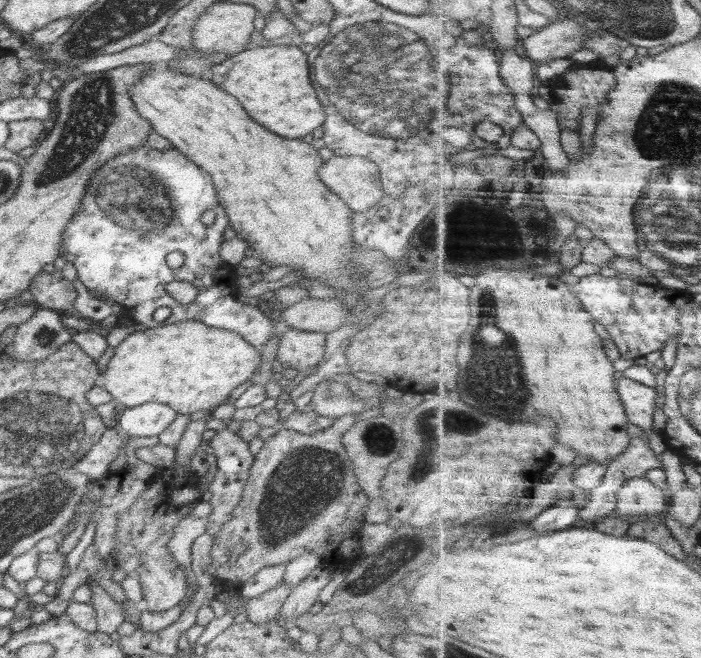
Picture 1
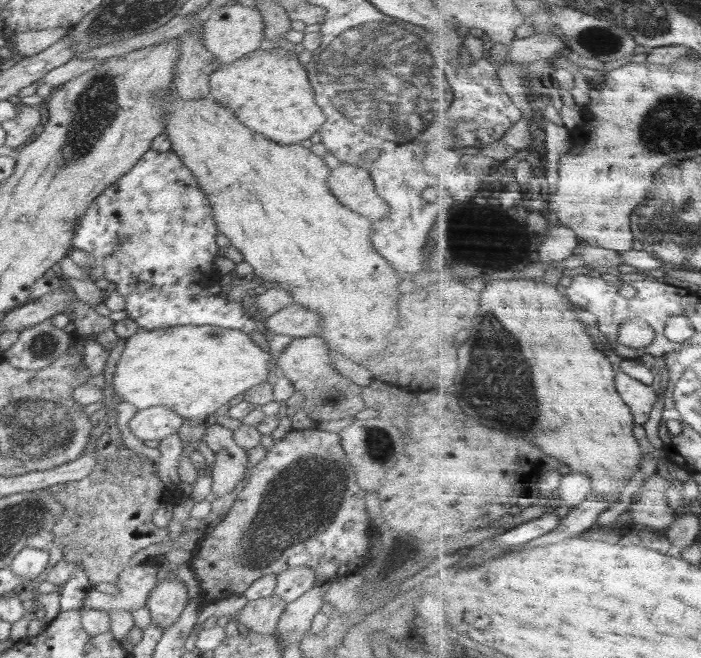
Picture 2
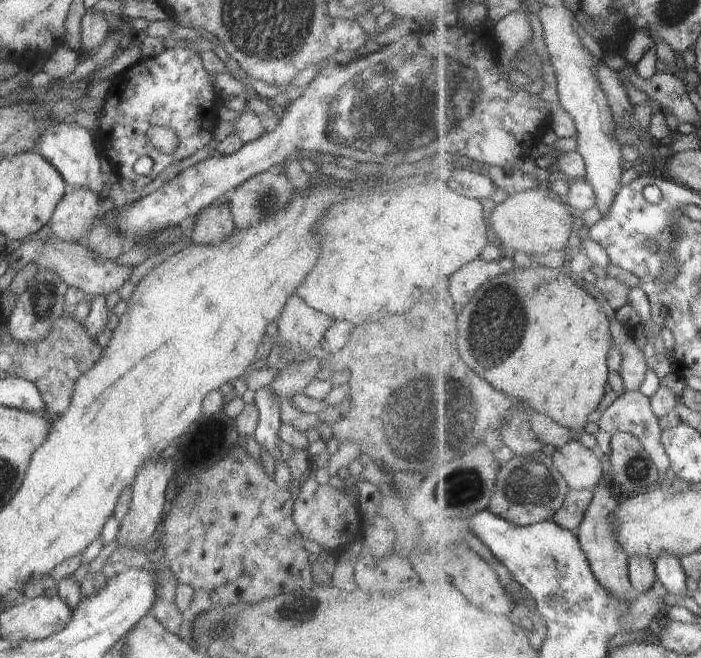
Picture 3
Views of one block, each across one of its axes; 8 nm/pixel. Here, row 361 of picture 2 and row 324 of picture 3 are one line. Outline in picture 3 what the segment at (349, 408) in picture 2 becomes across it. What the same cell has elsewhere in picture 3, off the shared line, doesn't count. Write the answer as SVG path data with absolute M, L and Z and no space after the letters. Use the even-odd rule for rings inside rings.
M299 296L288 297L276 326L281 348L292 347L291 354L286 356L290 357L292 364L298 363L294 362L293 357L300 353L308 352L313 357L314 350L322 342L322 336L334 321L334 318L326 316L324 312L310 308Z

